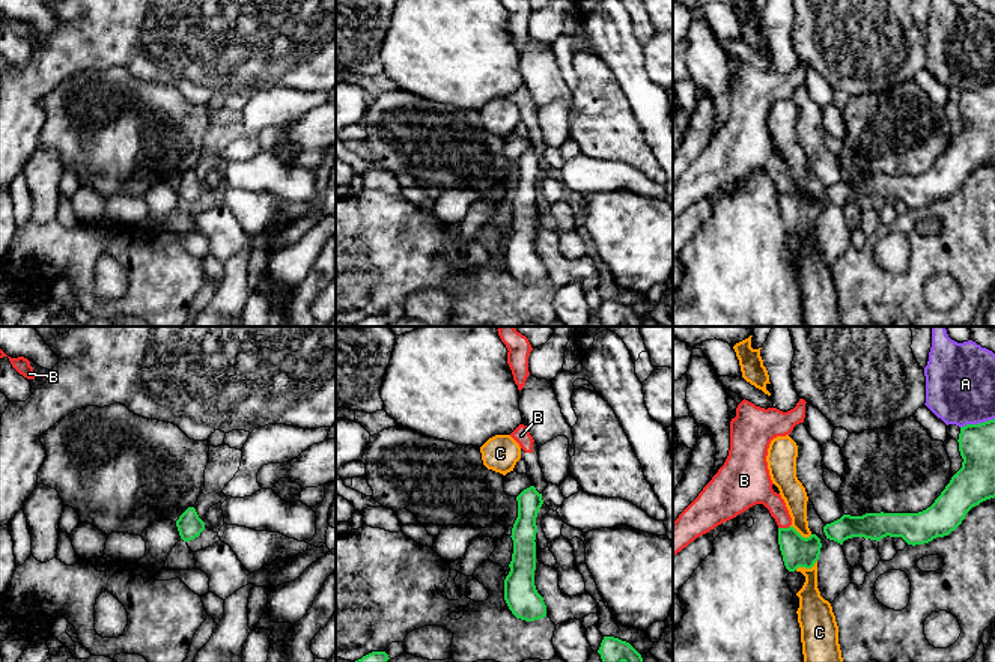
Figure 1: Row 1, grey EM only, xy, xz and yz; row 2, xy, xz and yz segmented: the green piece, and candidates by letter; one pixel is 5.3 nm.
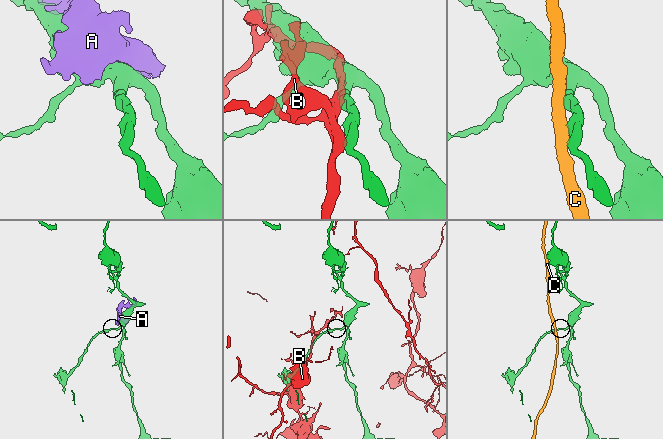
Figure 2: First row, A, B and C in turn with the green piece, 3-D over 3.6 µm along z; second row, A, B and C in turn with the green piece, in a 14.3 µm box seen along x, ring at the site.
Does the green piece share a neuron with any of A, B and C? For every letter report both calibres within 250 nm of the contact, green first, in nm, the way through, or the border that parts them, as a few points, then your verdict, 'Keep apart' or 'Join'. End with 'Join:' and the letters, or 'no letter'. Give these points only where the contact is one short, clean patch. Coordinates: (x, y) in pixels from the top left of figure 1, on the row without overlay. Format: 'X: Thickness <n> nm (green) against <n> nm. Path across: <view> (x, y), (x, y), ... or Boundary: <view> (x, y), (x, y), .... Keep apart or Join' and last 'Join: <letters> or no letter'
A: Thickness 190 nm (green) against 360 nm. Keep apart
B: Thickness 170 nm (green) against 160 nm. Keep apart
C: Thickness 170 nm (green) against 180 nm. Boundary: yz (816, 223), (810, 230), (795, 232). Keep apart
Join: no letter

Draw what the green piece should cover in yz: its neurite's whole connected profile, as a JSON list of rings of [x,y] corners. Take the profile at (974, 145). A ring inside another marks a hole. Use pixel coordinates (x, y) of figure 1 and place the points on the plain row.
[[[995,81],[960,90],[959,114],[962,131],[935,166],[918,176],[843,178],[826,187],[826,202],[843,208],[852,200],[902,200],[908,208],[924,208],[954,194],[966,176],[980,166],[995,161]]]

